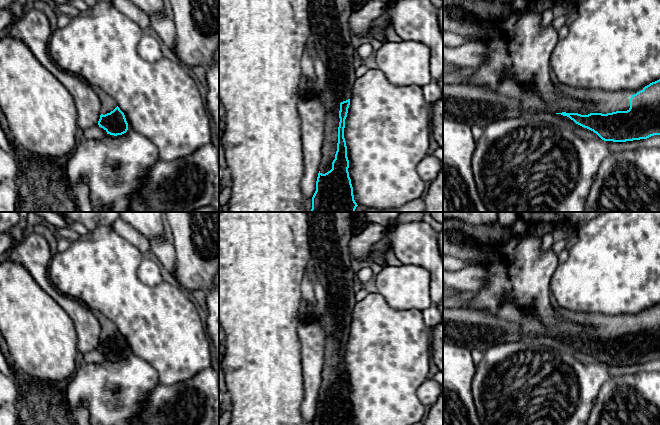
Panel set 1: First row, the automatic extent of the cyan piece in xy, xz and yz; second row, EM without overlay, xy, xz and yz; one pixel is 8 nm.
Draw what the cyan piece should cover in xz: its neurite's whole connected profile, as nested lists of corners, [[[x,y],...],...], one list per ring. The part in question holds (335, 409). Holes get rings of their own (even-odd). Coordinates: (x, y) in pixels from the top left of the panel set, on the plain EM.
[[[308,212],[308,240],[312,250],[311,262],[319,282],[327,292],[324,313],[326,345],[320,395],[312,425],[355,425],[349,401],[349,384],[344,362],[345,343],[350,329],[350,318],[356,304],[356,273],[351,267],[349,242],[354,236],[352,222],[355,212]]]

